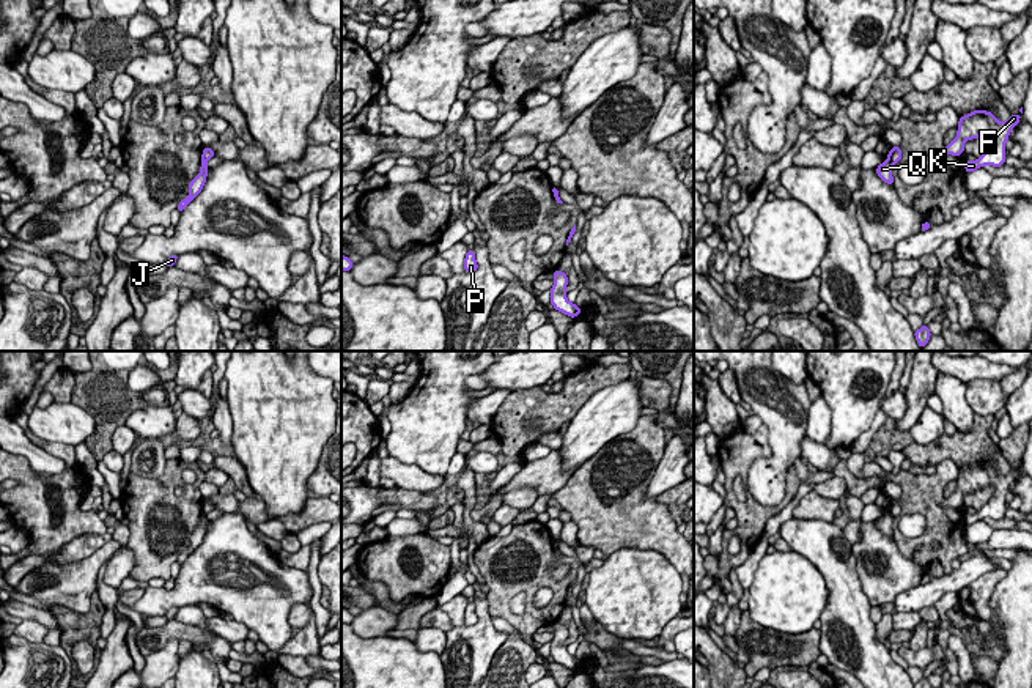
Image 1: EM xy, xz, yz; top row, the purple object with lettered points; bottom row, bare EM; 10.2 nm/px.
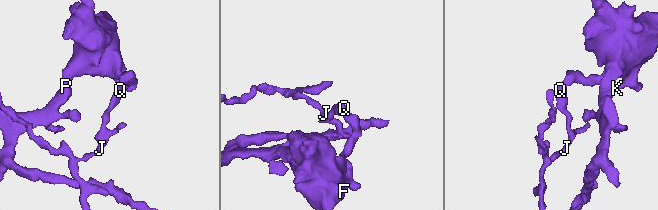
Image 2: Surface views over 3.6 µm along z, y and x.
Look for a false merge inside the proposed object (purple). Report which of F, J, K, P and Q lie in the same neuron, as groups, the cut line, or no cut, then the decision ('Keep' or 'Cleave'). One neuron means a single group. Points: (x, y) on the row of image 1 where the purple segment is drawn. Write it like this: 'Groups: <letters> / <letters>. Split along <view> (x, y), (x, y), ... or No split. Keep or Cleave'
Groups: F K P / J Q. Split along yz (886, 159), (892, 164). Cleave

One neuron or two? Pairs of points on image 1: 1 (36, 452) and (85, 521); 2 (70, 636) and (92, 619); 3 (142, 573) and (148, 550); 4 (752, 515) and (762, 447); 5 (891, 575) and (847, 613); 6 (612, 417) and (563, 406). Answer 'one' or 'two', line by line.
1: two
2: one
3: one
4: one
5: two
6: two

